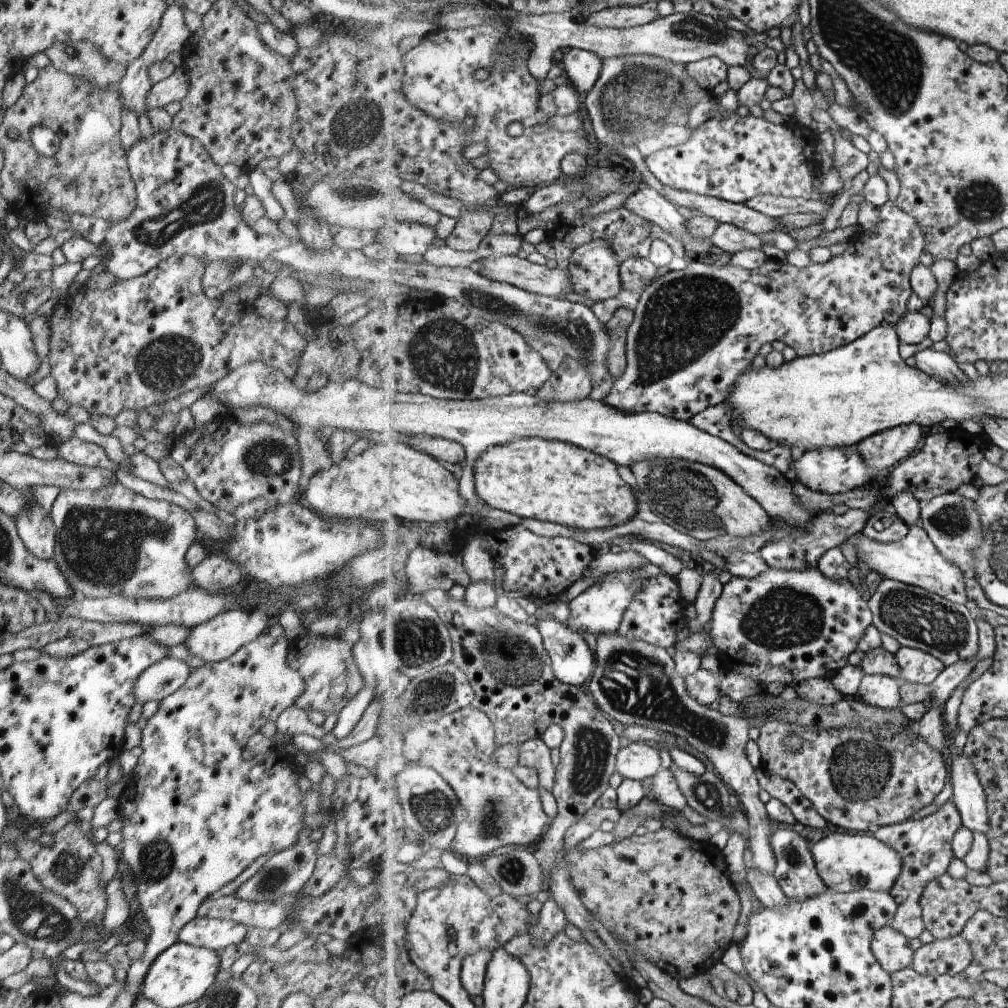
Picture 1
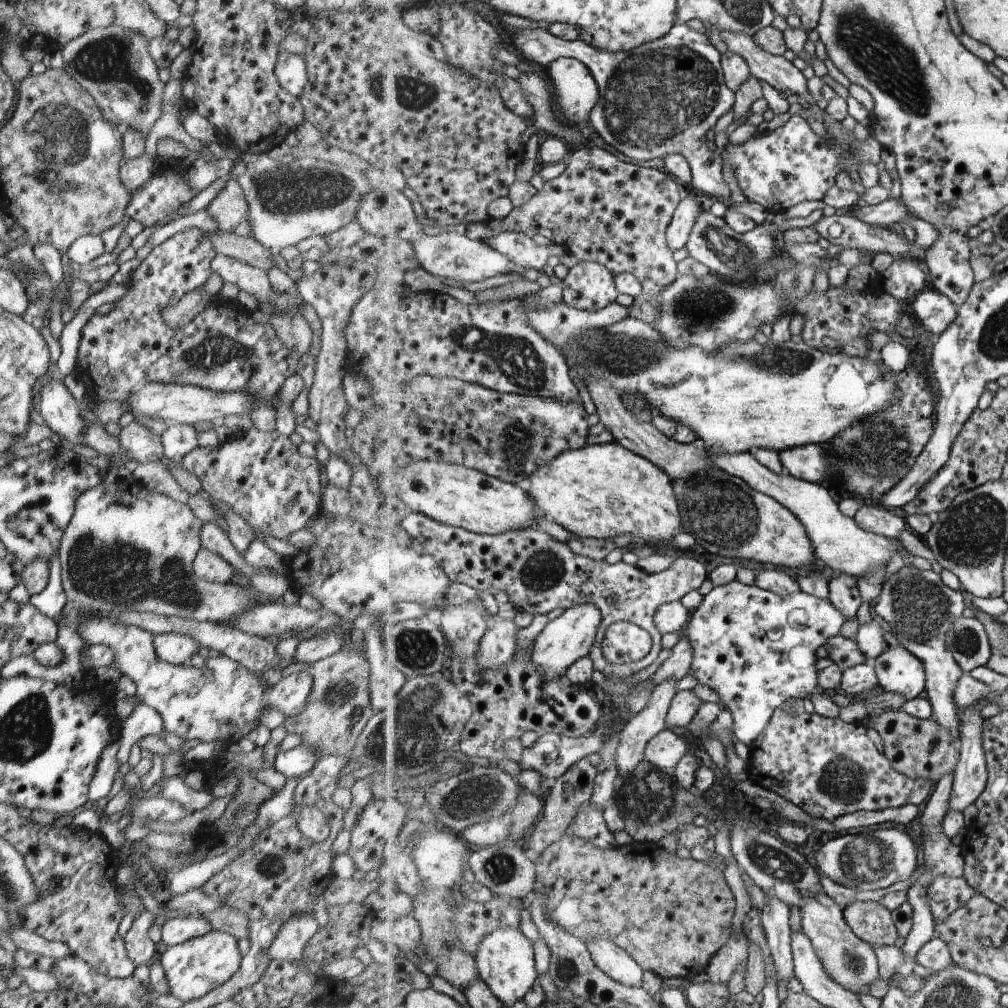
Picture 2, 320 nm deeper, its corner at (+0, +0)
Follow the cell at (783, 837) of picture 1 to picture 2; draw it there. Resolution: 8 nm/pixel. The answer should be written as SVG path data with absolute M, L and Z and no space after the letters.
M821 890L813 897L809 897L801 908L801 927L812 940L827 974L833 977L833 980L853 993L869 991L879 978L877 954L872 944L861 940L856 932L853 932L845 918L844 909Z

